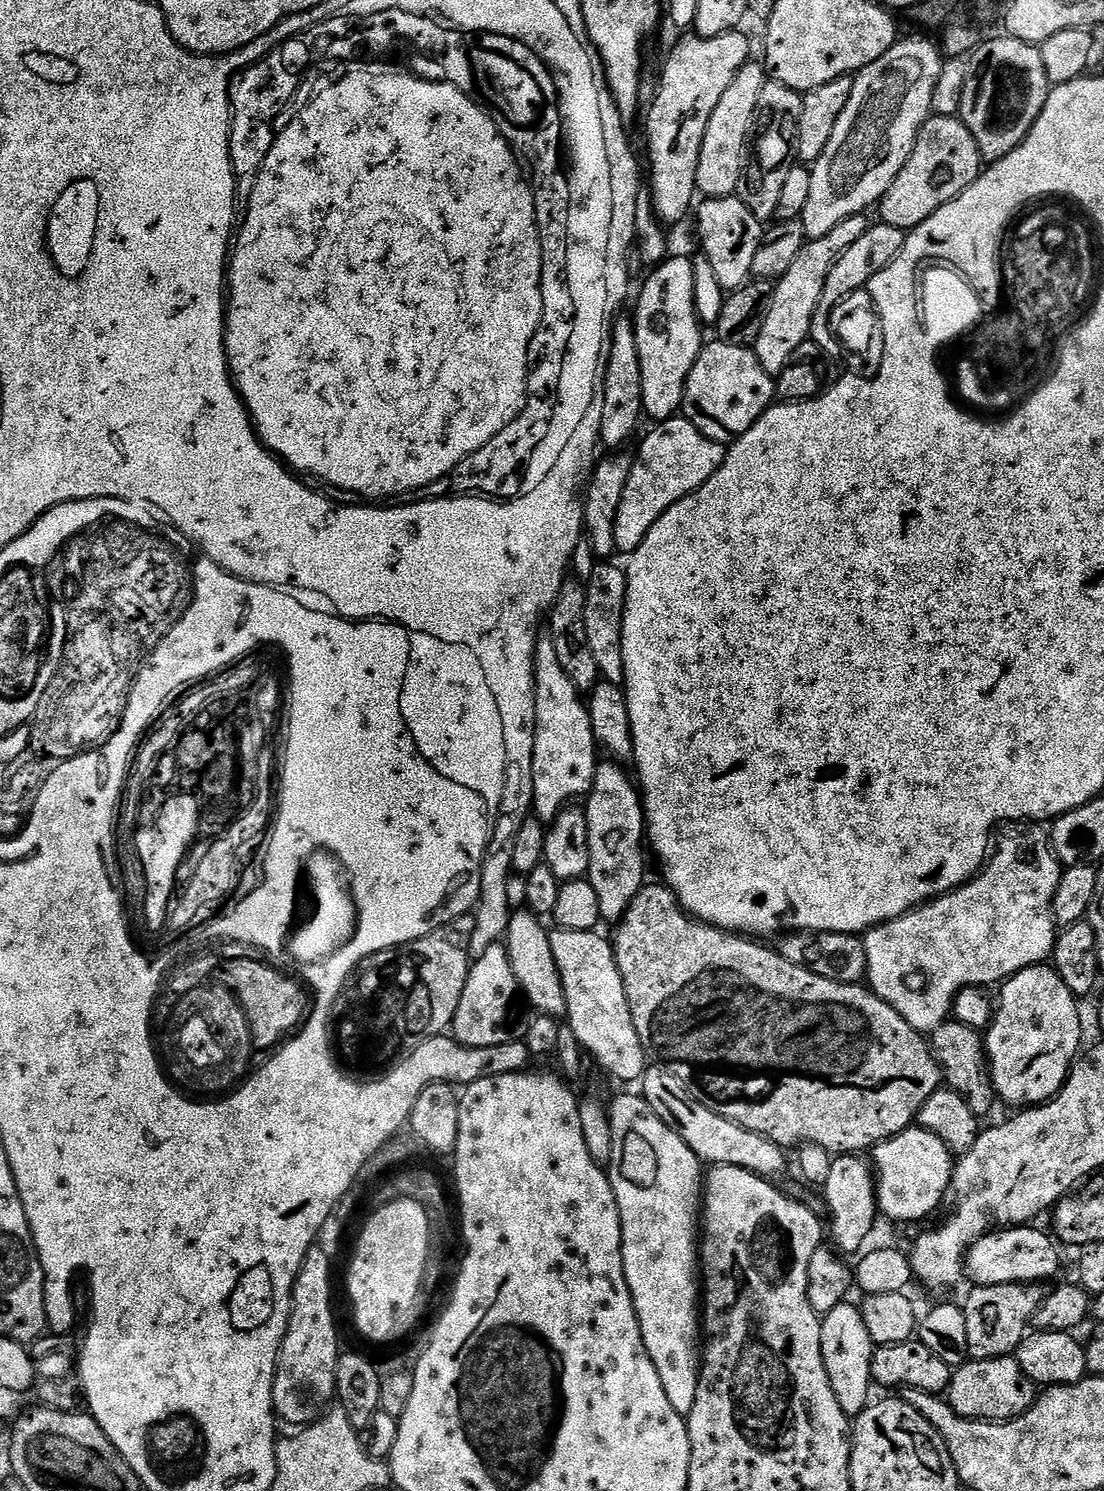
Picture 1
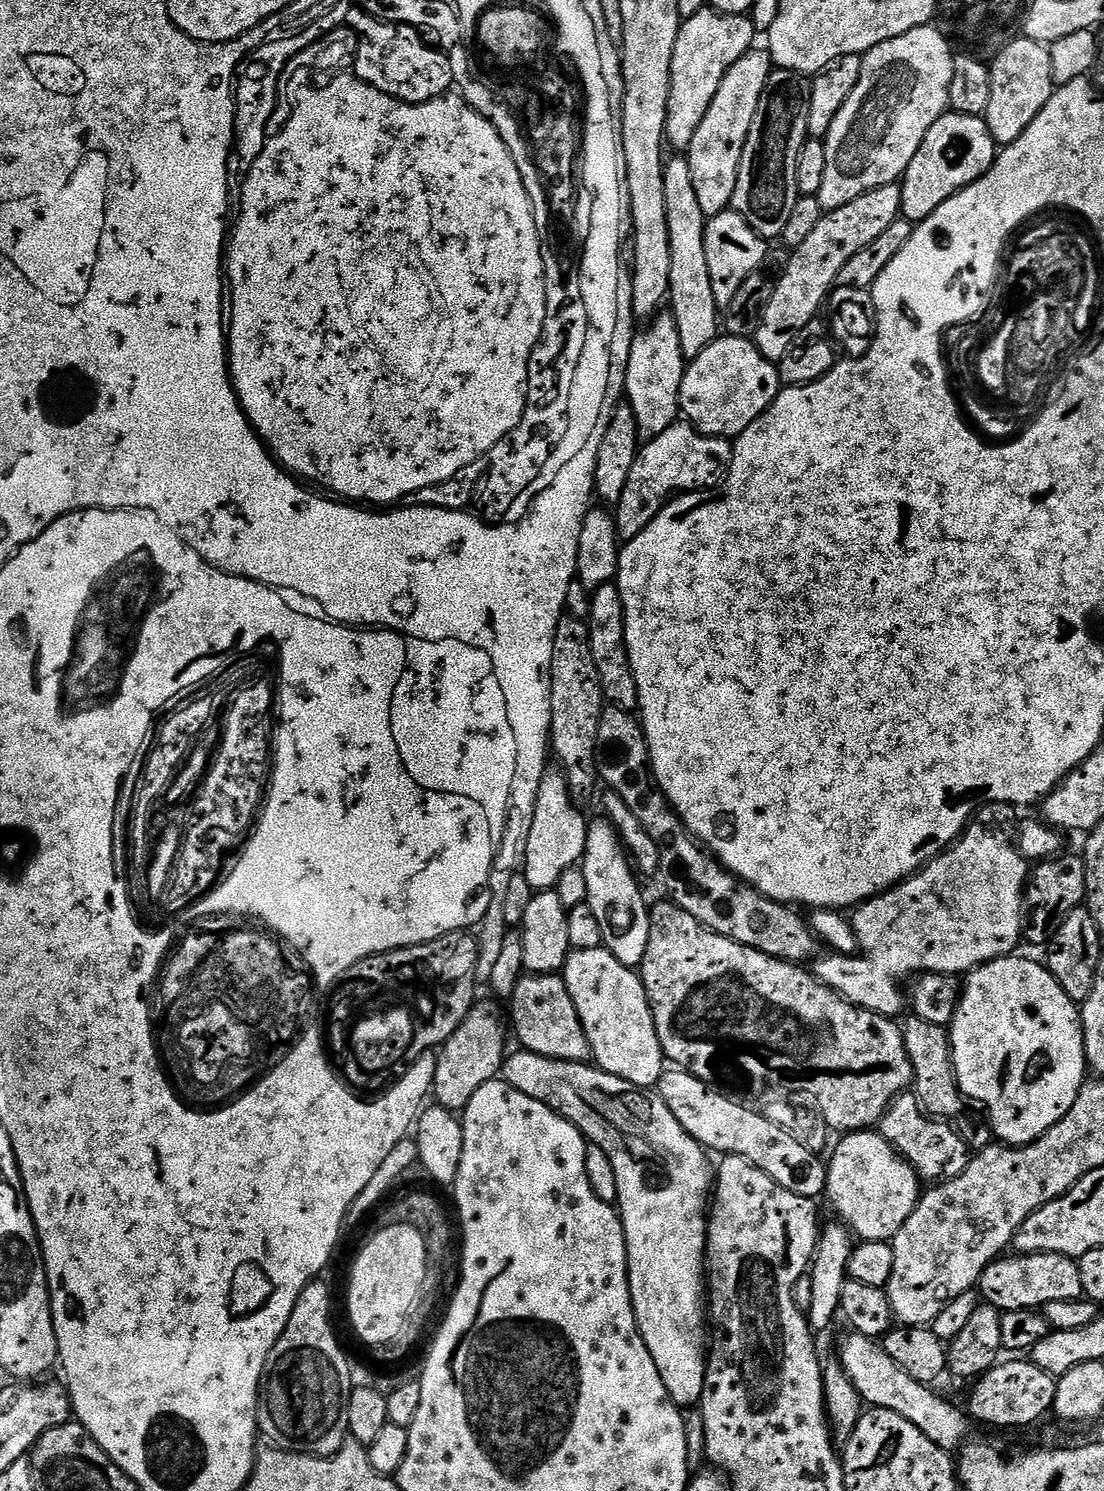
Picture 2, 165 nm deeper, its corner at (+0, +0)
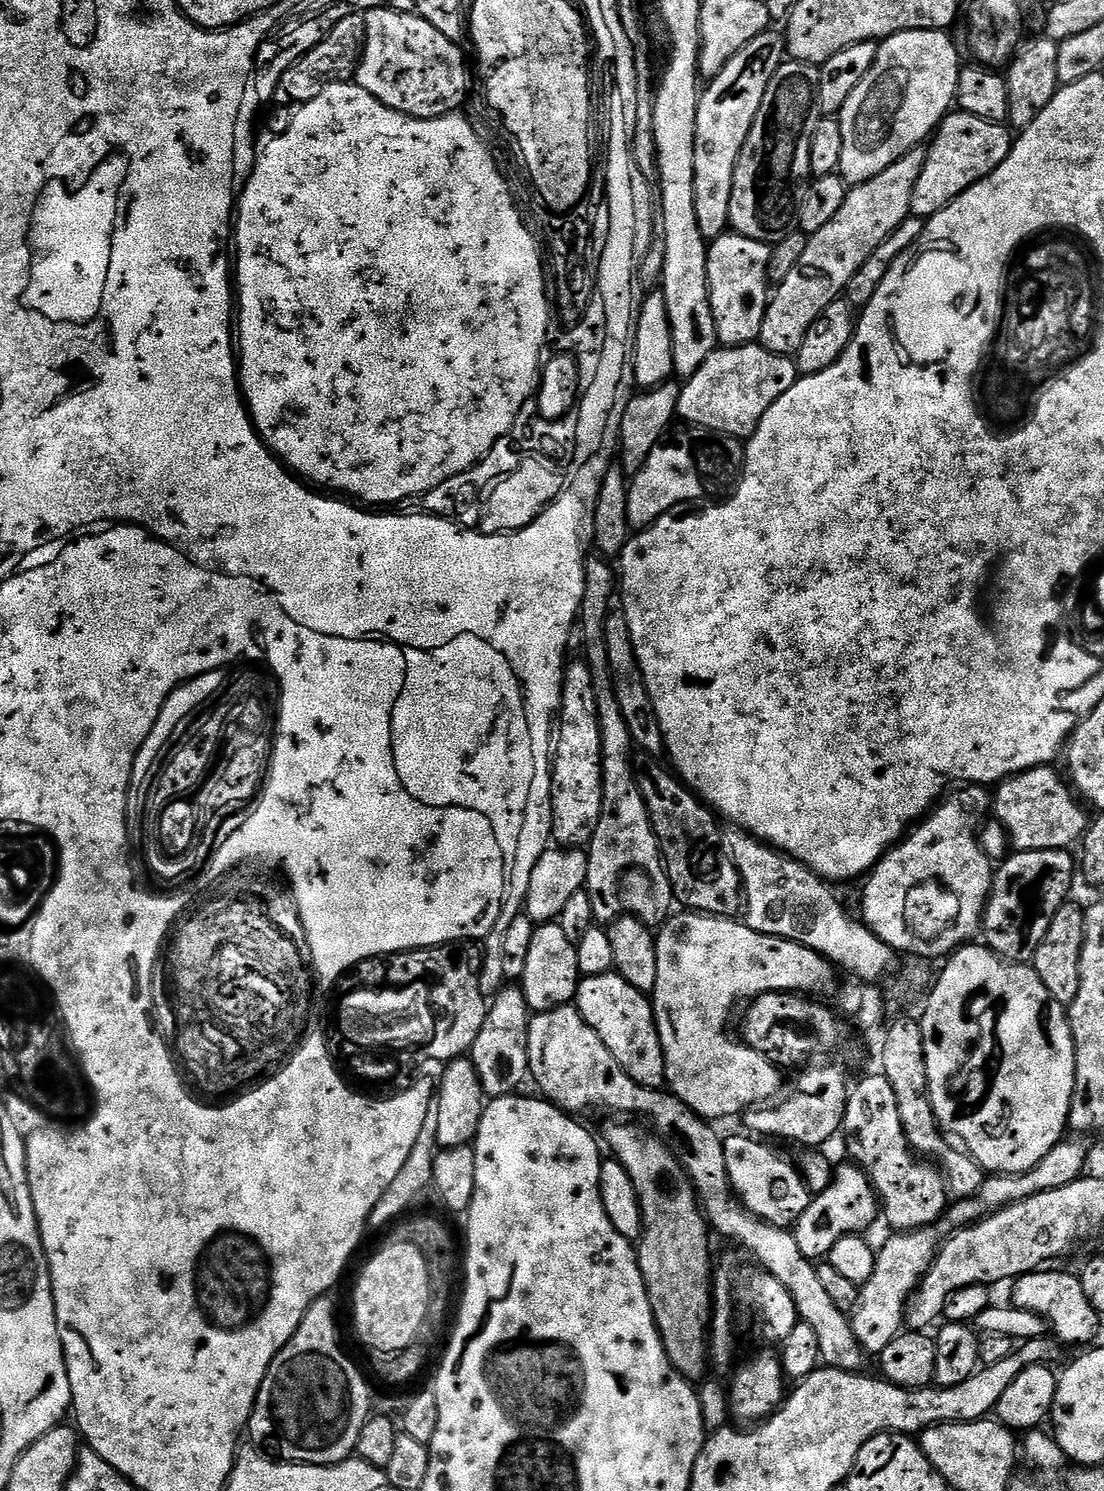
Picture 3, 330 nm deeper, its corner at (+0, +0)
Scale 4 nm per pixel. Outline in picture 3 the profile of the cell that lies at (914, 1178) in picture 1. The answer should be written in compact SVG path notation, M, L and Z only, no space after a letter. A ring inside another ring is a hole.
M843 1163L835 1165L828 1188L813 1195L810 1206L794 1225L798 1250L802 1250L802 1254L806 1254L806 1258L813 1262L827 1257L838 1238L863 1233L863 1228L870 1227L878 1220L878 1197L868 1175L857 1164Z

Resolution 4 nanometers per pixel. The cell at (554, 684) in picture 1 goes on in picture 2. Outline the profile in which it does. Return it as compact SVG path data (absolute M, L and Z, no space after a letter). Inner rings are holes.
M552 766L545 770L542 782L538 782L534 822L530 822L522 865L522 873L534 892L553 889L558 885L563 872L575 867L583 859L589 817L583 816L575 803L579 804L568 789L568 780L559 767Z

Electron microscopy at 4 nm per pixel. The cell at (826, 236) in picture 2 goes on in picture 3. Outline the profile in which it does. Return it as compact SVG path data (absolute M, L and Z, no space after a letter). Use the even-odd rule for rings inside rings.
M923 147L911 148L898 162L886 166L882 174L849 187L842 210L838 210L822 230L809 235L806 250L802 258L798 258L798 266L794 266L771 293L758 341L761 348L779 356L795 357L818 314L822 314L830 302L845 295L850 278L858 274L858 266L862 266L862 262L866 262L866 258L870 258L870 254L874 254L874 250L878 250L878 246L882 246L911 213L914 186L927 157Z

